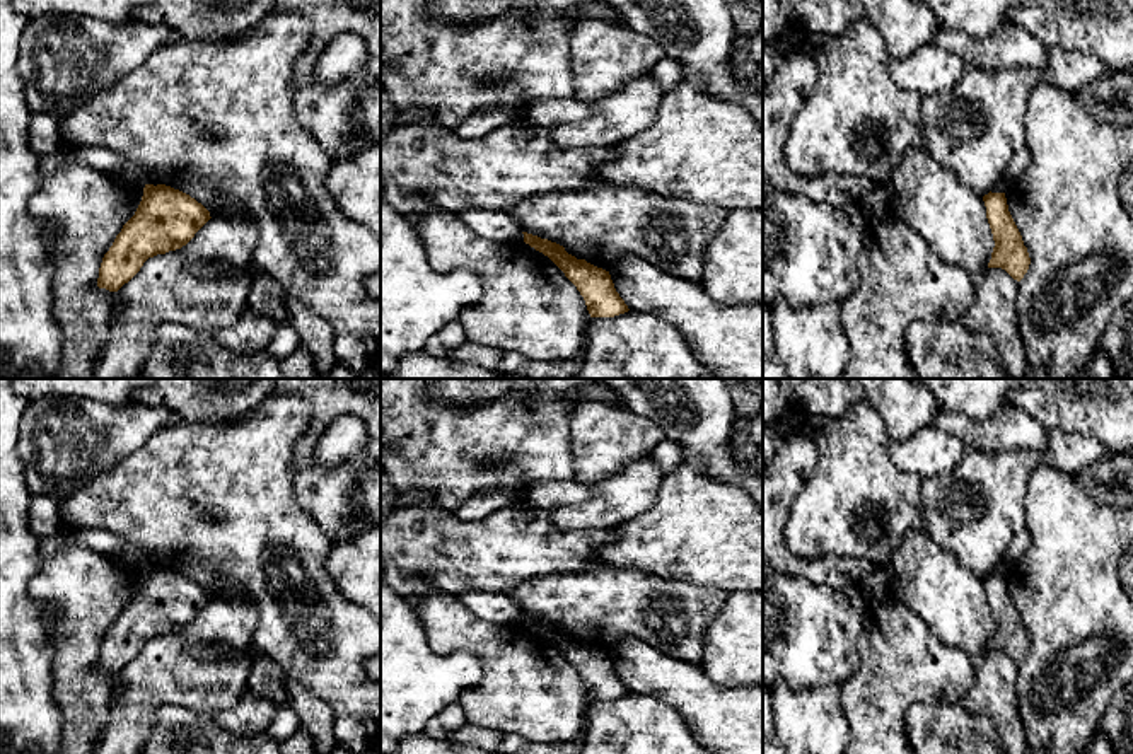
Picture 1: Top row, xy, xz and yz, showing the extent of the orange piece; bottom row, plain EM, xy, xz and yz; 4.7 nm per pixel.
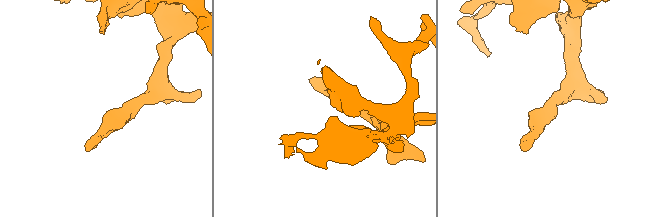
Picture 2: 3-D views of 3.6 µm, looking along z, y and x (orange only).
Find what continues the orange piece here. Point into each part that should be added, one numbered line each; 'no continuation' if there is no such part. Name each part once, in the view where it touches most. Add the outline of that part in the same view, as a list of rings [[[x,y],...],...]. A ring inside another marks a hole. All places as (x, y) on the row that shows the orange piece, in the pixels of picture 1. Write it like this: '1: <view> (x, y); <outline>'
no continuation

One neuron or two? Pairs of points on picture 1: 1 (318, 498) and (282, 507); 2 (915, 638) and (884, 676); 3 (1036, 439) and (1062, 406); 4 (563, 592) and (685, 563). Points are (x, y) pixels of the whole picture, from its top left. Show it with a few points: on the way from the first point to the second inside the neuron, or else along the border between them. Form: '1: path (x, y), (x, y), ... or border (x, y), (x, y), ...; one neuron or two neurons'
1: border (290, 463), (294, 497), (325, 531); two neurons
2: path (906, 647), (893, 667); one neuron
3: border (1010, 405), (1024, 410), (1046, 430); two neurons
4: border (606, 565), (635, 567), (685, 582); two neurons

